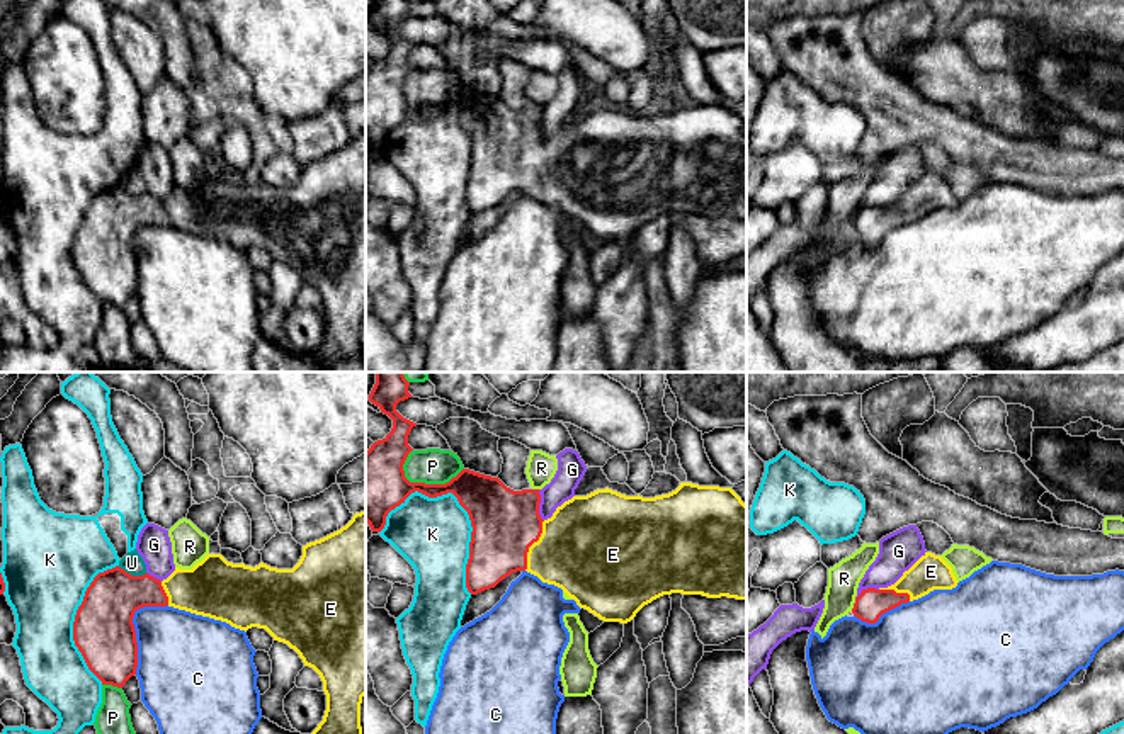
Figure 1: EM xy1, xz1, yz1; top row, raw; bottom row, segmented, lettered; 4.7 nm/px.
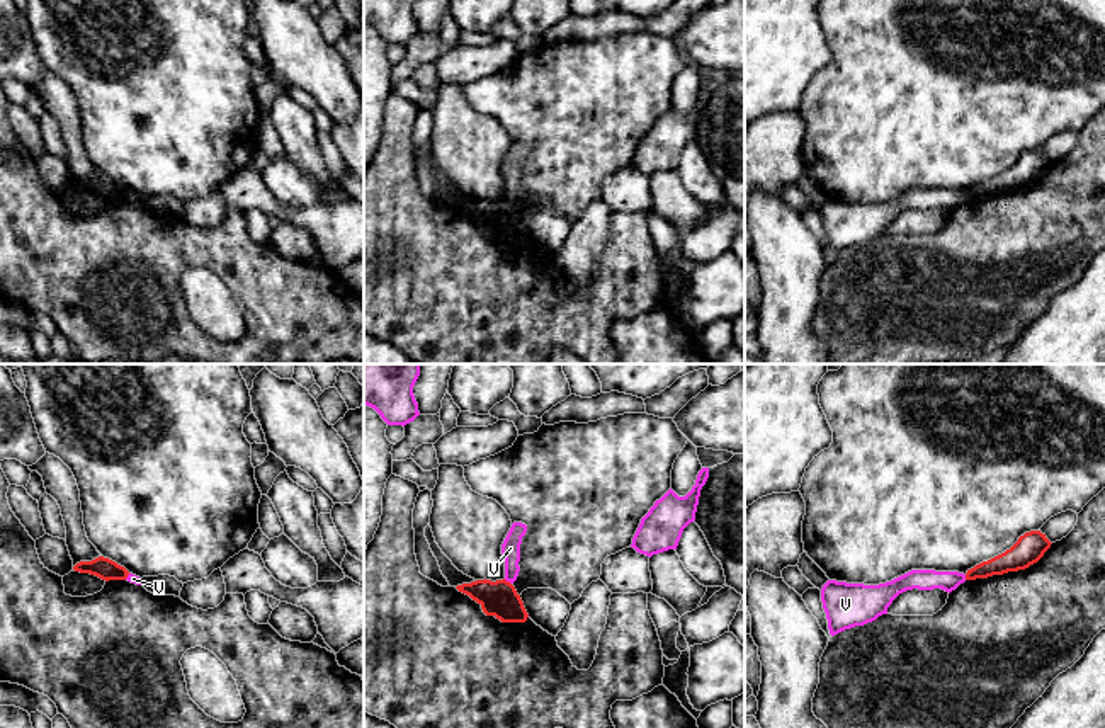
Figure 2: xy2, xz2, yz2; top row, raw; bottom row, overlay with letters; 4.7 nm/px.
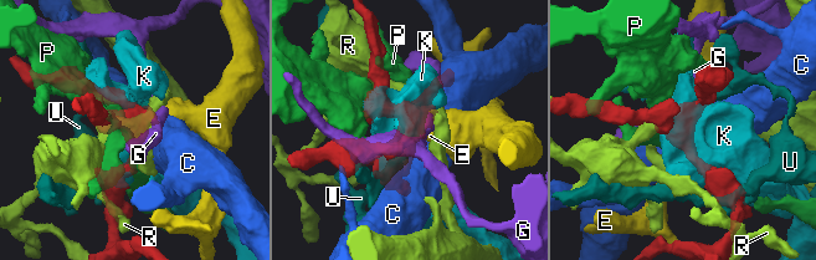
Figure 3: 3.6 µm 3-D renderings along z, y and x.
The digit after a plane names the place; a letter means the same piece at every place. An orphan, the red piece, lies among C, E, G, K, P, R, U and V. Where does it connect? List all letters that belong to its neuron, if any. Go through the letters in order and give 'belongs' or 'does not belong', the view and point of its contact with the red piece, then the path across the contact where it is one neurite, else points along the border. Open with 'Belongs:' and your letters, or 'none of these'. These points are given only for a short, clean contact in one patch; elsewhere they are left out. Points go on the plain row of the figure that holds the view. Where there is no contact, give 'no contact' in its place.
Belongs: E
C: does not belong; contact xy1 (133, 247)
E: belongs; contact xz1 (531, 163); way xz1 (505, 143), (522, 160), (531, 163), (548, 169), (584, 169)
G: does not belong; contact xz1 (538, 124); border xz1 (538, 109), (539, 136), (543, 140)
K: does not belong; contact xz1 (471, 143)
P: does not belong; contact xz1 (429, 104)
R: does not belong; contact yz1 (854, 225)
U: does not belong; contact xy1 (133, 196)
V: does not belong; contact xz2 (505, 199); border xz2 (504, 198), (510, 203)

